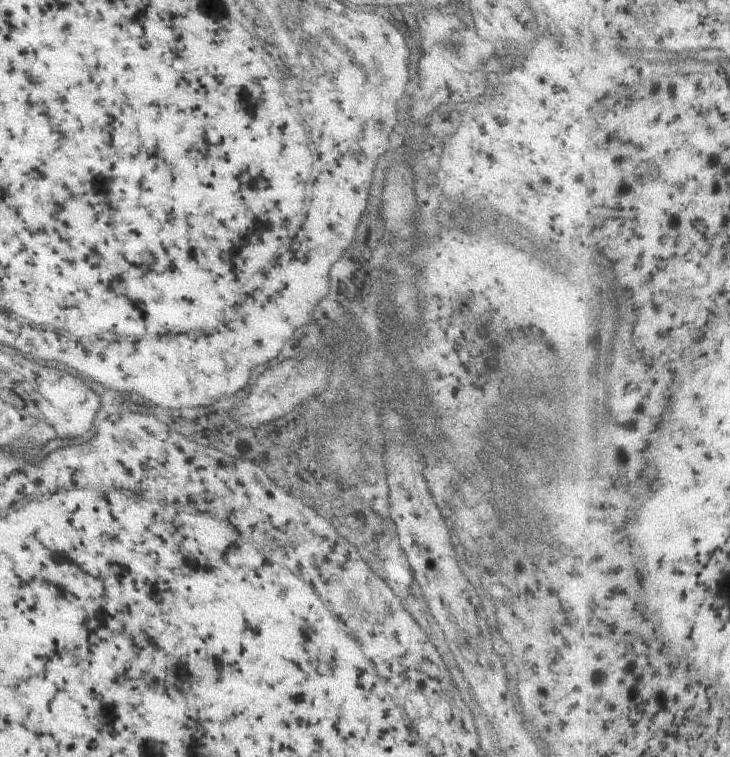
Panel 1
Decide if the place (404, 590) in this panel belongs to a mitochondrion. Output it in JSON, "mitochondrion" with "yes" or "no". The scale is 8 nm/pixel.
{"mitochondrion":"yes"}

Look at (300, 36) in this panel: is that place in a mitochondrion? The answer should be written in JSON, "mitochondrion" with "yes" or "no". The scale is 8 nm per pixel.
{"mitochondrion":"yes"}

